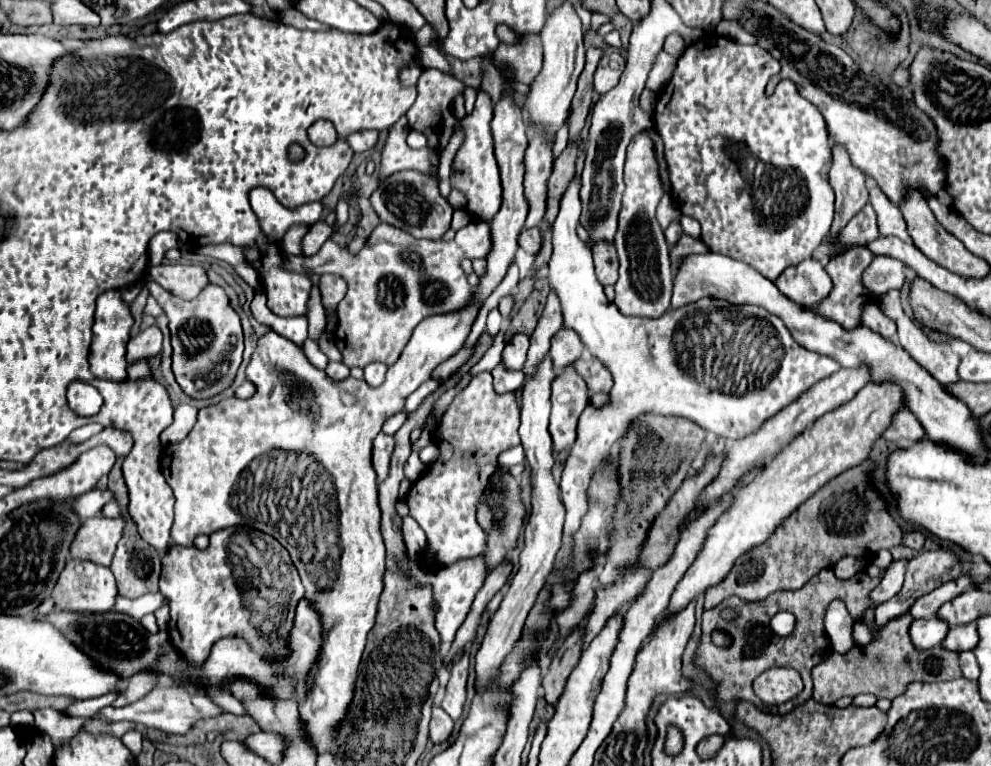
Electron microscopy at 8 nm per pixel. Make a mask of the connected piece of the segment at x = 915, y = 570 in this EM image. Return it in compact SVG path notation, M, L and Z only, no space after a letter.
M935 549L935 551L923 551L923 553L919 553L915 559L909 561L909 569L907 569L907 577L905 577L905 585L903 585L901 593L897 593L891 601L885 601L885 603L881 603L876 607L875 619L873 619L875 625L873 627L877 631L881 631L891 619L905 615L911 609L911 605L915 603L915 599L931 593L933 589L937 589L945 581L957 579L961 575L963 575L963 565L961 565L959 557L951 549Z

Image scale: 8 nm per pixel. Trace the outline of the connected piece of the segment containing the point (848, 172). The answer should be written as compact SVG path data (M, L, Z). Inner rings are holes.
M833 145L833 167L829 173L831 187L835 191L835 221L831 233L847 225L847 221L863 209L869 201L865 187L865 173L851 163L851 157L843 145Z

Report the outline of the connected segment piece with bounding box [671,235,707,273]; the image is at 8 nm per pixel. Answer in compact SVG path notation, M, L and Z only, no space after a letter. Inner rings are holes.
M683 235L679 239L679 243L671 249L671 267L673 267L673 271L677 273L681 261L689 255L695 255L695 253L707 253L707 247L703 245L701 239L693 239L689 235Z

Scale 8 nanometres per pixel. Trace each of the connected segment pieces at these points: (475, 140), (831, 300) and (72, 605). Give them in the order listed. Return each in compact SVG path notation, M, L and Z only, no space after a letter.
M481 91L477 95L473 113L461 121L467 139L461 145L461 149L457 151L457 155L453 159L453 169L451 169L451 187L457 187L457 189L451 189L451 193L449 193L451 207L453 209L467 207L467 213L477 221L485 221L487 217L493 217L501 207L501 181L499 181L497 161L493 155L493 137L491 127L489 127L491 117L493 117L493 101L485 91Z
M855 247L855 249L849 249L837 257L833 257L827 265L825 265L825 271L829 273L831 281L833 281L833 291L829 293L827 299L811 305L811 307L805 307L829 321L835 321L839 323L843 329L851 331L855 327L861 325L861 313L863 313L863 307L875 299L875 295L863 285L863 271L869 267L869 263L875 259L875 253L869 251L869 247Z
M73 559L67 563L67 567L63 569L55 593L53 593L55 601L57 601L57 611L65 609L63 601L67 597L67 609L69 611L91 611L91 613L105 613L113 607L115 597L117 597L117 585L113 579L113 573L109 567L91 563L91 561L81 561L81 559Z

